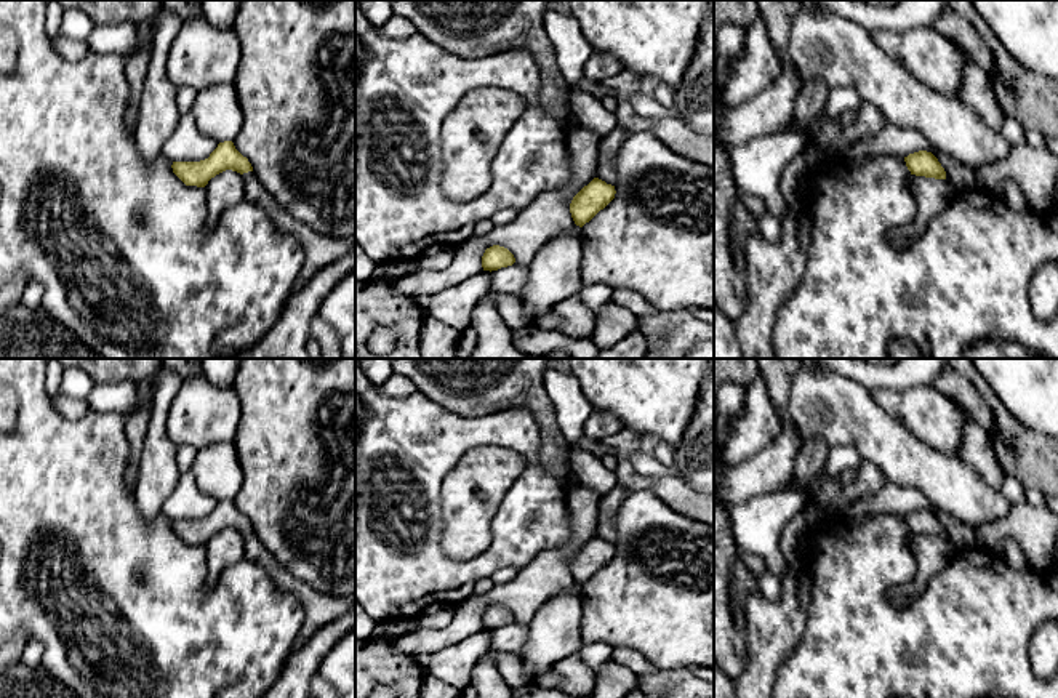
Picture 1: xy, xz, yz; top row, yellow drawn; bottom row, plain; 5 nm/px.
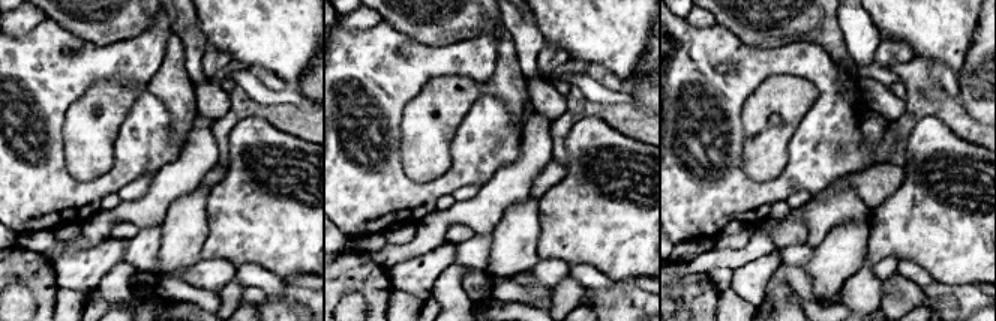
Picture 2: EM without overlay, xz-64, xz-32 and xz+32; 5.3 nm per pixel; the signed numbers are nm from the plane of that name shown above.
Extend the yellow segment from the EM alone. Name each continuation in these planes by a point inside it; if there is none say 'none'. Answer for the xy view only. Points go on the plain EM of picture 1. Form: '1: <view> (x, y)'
1: xy (319, 609)

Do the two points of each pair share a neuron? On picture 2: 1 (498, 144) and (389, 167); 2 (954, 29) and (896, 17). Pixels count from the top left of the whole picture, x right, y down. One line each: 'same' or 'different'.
1: same
2: same

